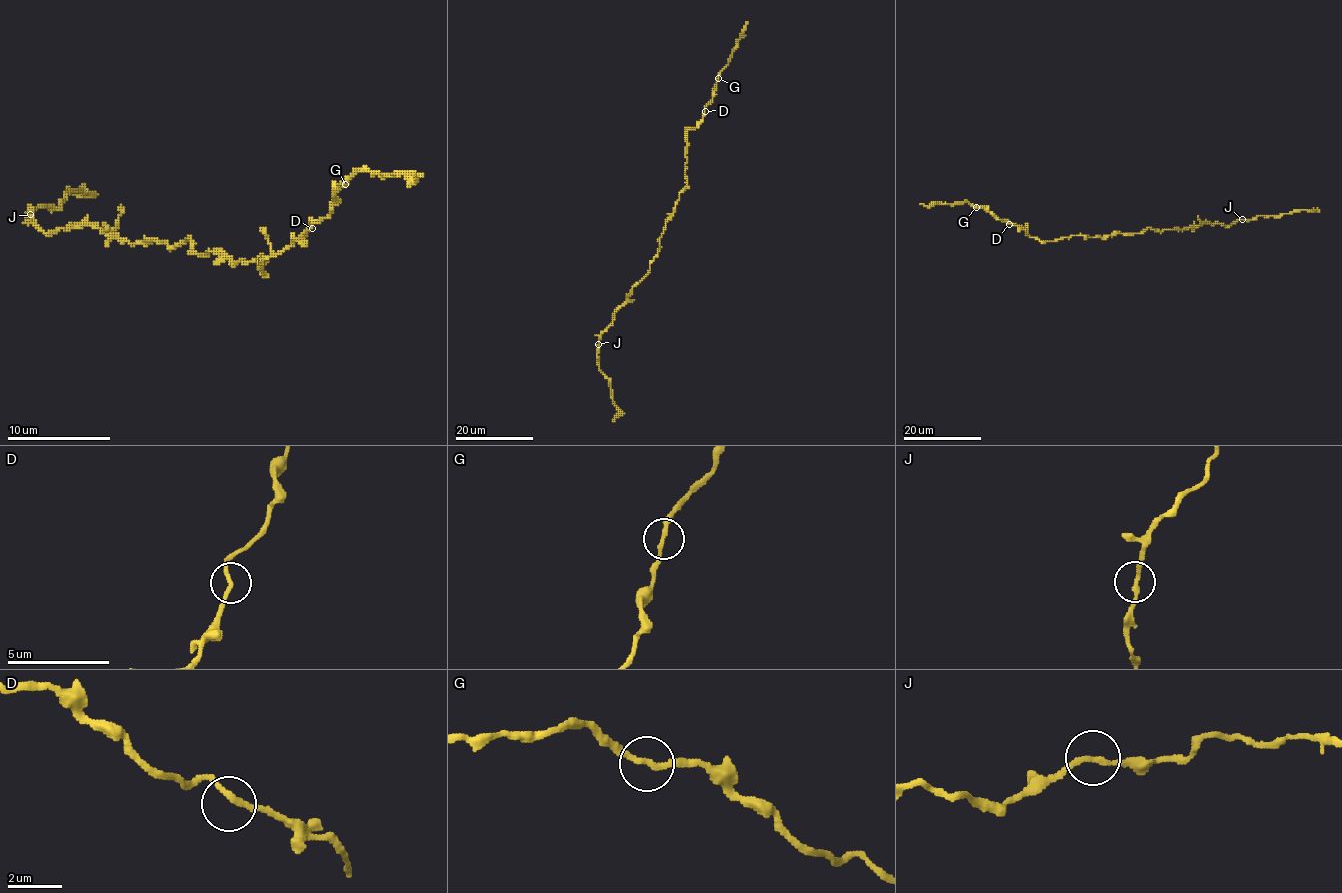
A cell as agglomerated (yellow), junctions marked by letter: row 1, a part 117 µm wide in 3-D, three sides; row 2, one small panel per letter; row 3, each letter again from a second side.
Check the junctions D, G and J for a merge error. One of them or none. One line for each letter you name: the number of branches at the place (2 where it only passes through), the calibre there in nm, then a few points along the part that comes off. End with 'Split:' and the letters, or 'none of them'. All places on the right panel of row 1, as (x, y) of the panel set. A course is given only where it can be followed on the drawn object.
J: 2 | 200 nm | (1241, 219), (1320, 211)
Split: J

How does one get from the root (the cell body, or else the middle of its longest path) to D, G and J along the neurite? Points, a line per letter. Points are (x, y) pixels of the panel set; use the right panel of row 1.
D: (1118, 233), (1105, 238), (1076, 235), (1041, 242), (1009, 224)
G: (1118, 233), (1105, 238), (1076, 235), (1041, 242), (1031, 238), (1023, 229), (1000, 220), (984, 207), (976, 207)
J: (1118, 233), (1143, 233), (1147, 228), (1160, 232), (1183, 230), (1203, 223), (1229, 226), (1241, 219)

